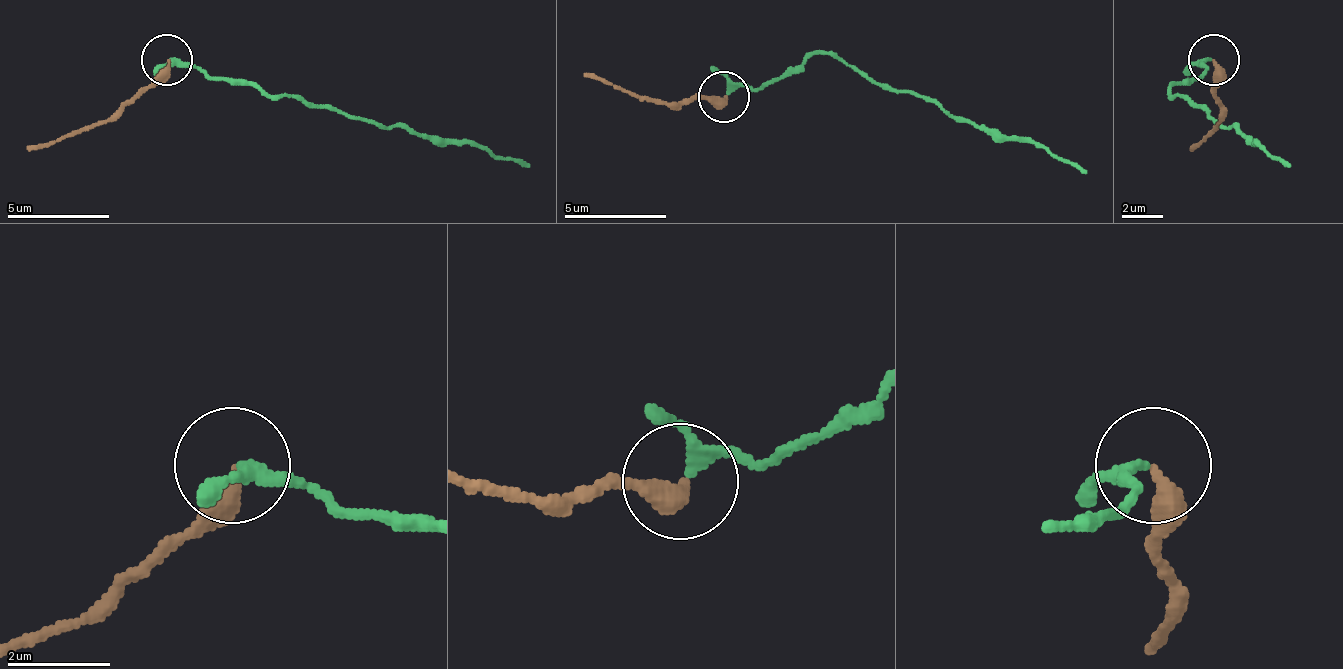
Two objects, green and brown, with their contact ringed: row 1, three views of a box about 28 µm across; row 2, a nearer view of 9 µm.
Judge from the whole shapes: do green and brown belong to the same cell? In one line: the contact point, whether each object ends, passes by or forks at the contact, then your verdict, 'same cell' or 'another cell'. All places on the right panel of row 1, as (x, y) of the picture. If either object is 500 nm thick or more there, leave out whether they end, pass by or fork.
at (1213, 59); green passes by; brown ends there; same cell

